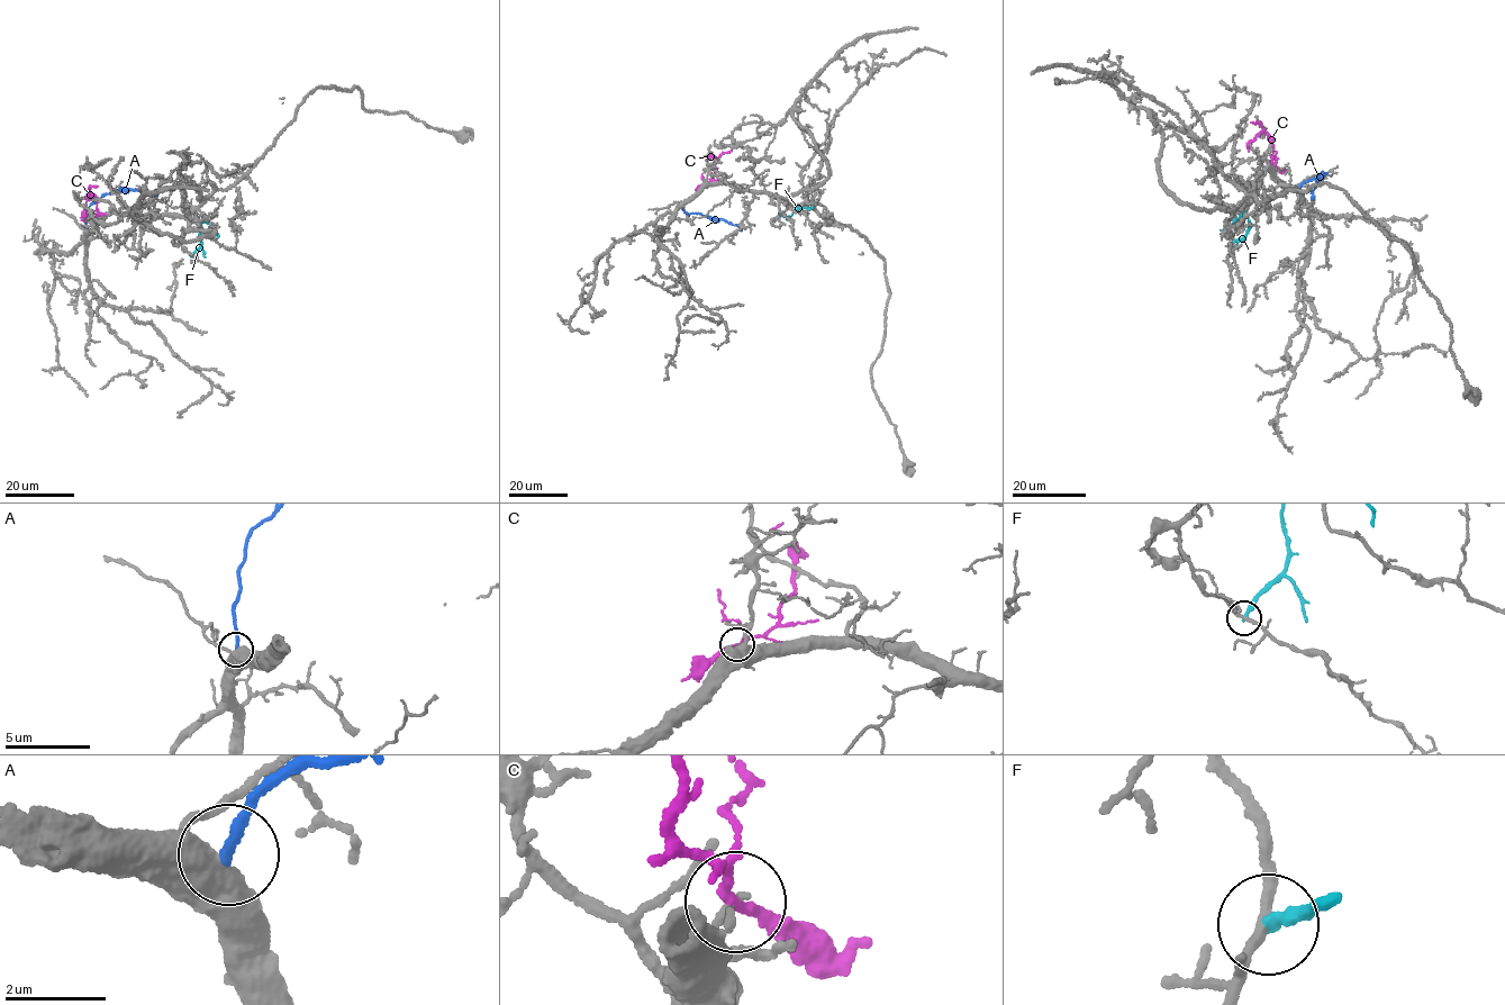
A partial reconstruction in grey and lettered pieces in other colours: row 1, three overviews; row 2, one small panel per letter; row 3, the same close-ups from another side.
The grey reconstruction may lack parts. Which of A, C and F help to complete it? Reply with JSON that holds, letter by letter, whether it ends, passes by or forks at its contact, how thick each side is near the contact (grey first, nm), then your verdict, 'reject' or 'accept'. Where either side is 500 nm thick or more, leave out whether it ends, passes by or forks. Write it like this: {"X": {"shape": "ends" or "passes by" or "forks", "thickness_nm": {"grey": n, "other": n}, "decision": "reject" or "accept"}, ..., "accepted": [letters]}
{"A": {"shape": "ends", "thickness_nm": {"grey": 480, "other": 220}, "decision": "reject"}, "C": {"shape": "passes by", "thickness_nm": {"grey": 120, "other": 180}, "decision": "reject"}, "F": {"shape": "ends", "thickness_nm": {"grey": 190, "other": 280}, "decision": "reject"}, "accepted": []}

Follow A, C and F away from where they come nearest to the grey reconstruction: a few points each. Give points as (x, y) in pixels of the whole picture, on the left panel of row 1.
A: (85, 229), (88, 210), (105, 195), (129, 189), (157, 195)
C: (94, 217), (98, 214), (96, 199), (88, 193), (84, 220)
F: (192, 255), (201, 242), (201, 223), (210, 224), (218, 238)

